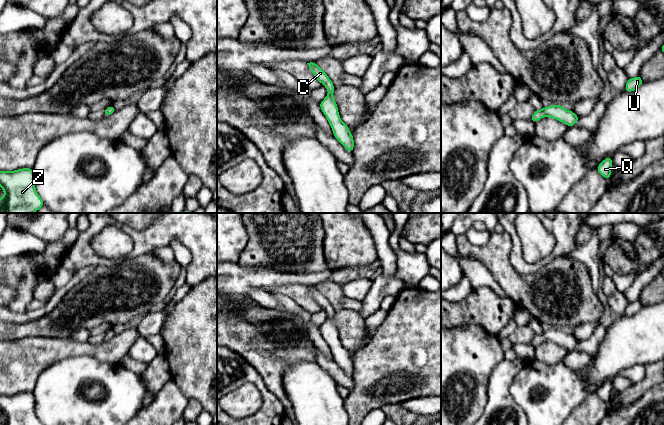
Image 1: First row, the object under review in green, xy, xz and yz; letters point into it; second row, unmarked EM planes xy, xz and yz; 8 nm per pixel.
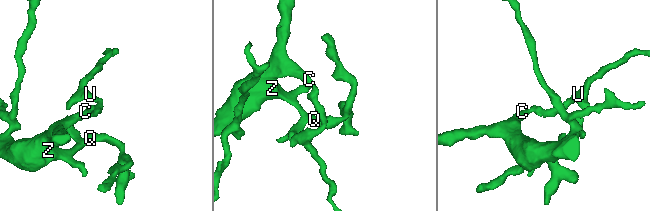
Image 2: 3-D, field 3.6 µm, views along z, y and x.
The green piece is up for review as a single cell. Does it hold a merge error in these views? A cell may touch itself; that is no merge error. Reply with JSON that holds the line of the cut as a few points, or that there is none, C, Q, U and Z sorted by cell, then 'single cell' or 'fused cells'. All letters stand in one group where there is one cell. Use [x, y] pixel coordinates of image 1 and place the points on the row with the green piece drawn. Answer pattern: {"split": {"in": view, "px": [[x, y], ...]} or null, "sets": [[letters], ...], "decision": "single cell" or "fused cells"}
{"split": null, "sets": [["C", "Q", "U", "Z"]], "decision": "single cell"}

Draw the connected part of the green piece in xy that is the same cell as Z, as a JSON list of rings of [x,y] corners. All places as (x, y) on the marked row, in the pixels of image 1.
[[[31,168],[0,171],[0,186],[5,192],[0,198],[0,213],[34,213],[44,206],[35,189],[35,175]]]

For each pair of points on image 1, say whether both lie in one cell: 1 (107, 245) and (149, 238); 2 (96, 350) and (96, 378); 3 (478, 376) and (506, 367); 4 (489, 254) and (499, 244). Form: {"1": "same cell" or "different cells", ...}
{"1": "different cells", "2": "different cells", "3": "different cells", "4": "same cell"}

